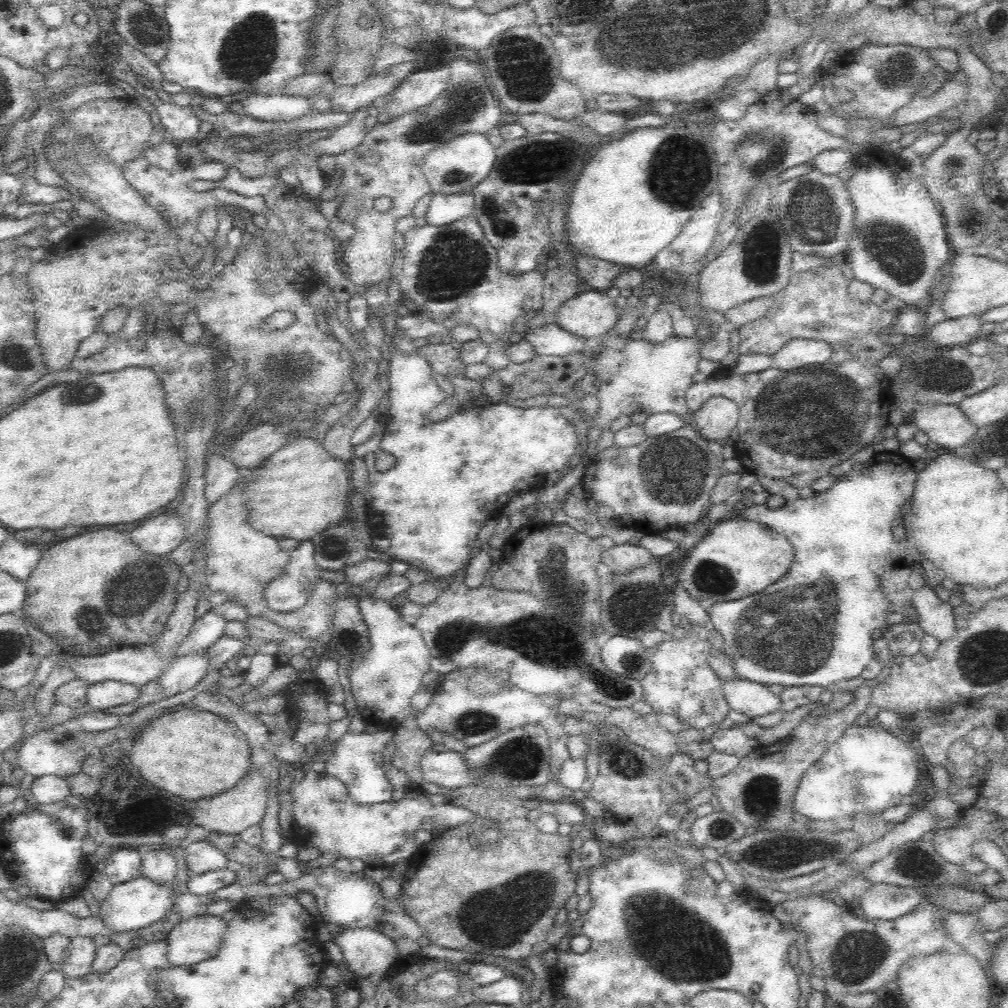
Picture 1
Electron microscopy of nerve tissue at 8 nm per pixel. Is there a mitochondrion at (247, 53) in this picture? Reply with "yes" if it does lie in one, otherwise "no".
yes

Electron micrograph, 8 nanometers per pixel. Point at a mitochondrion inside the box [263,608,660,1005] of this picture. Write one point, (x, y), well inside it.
(489, 920)

